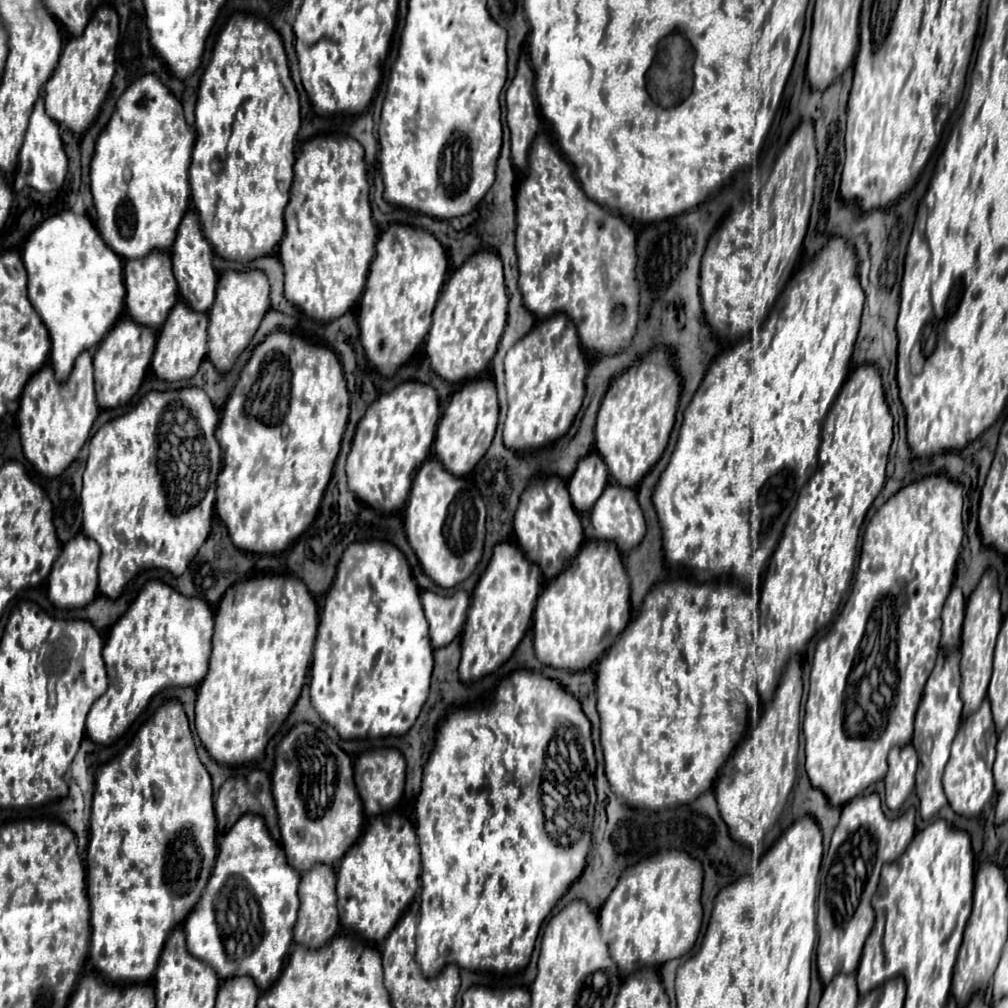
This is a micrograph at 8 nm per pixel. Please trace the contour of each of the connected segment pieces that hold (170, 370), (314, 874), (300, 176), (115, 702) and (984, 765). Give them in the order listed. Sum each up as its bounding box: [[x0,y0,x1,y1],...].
[[152,303,208,383],[294,865,340,949],[278,137,378,325],[86,581,214,745],[942,699,996,817]]

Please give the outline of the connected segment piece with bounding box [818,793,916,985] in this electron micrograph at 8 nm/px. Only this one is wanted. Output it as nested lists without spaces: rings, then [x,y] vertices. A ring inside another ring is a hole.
[[[876,793],[872,795],[862,795],[852,799],[848,805],[844,805],[842,809],[842,817],[840,823],[832,835],[832,843],[828,849],[828,855],[822,863],[820,869],[820,895],[818,895],[818,973],[824,985],[828,985],[828,981],[832,981],[834,975],[838,973],[856,973],[858,969],[858,961],[860,961],[860,953],[864,947],[864,941],[874,925],[874,911],[872,911],[872,895],[878,887],[880,881],[880,871],[884,867],[884,863],[894,861],[900,857],[900,849],[906,849],[908,843],[912,841],[916,833],[914,827],[914,809],[908,809],[904,815],[900,815],[898,819],[890,820],[884,815],[882,805],[880,805],[880,797]]]

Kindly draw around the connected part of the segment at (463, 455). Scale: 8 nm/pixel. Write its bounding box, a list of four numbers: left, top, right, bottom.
[434,379,498,477]

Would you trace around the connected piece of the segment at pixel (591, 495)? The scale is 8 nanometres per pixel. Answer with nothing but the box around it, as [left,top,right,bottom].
[568,451,608,513]

